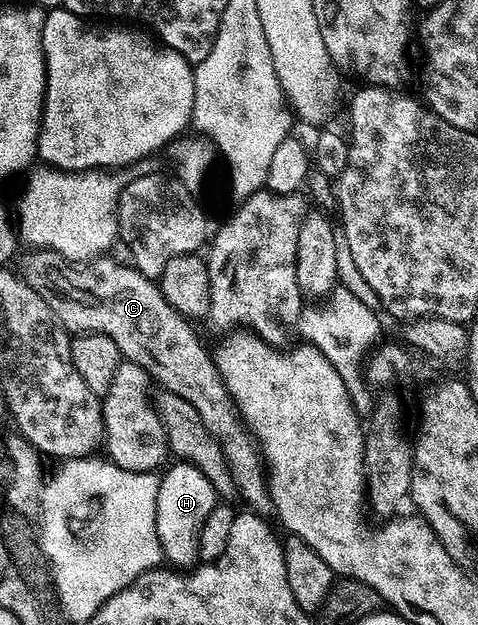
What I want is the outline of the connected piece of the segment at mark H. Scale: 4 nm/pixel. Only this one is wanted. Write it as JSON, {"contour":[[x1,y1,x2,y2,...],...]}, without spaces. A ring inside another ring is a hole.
{"contour":[[176,462,173,465,173,468,163,469,158,486,158,498,156,499,158,542,164,551,164,560,169,565,188,564,187,566,192,566,198,560,196,551,202,522,206,522,210,510,214,510,214,506,218,503,218,494,210,478,206,478,206,474,195,468,193,464]]}

